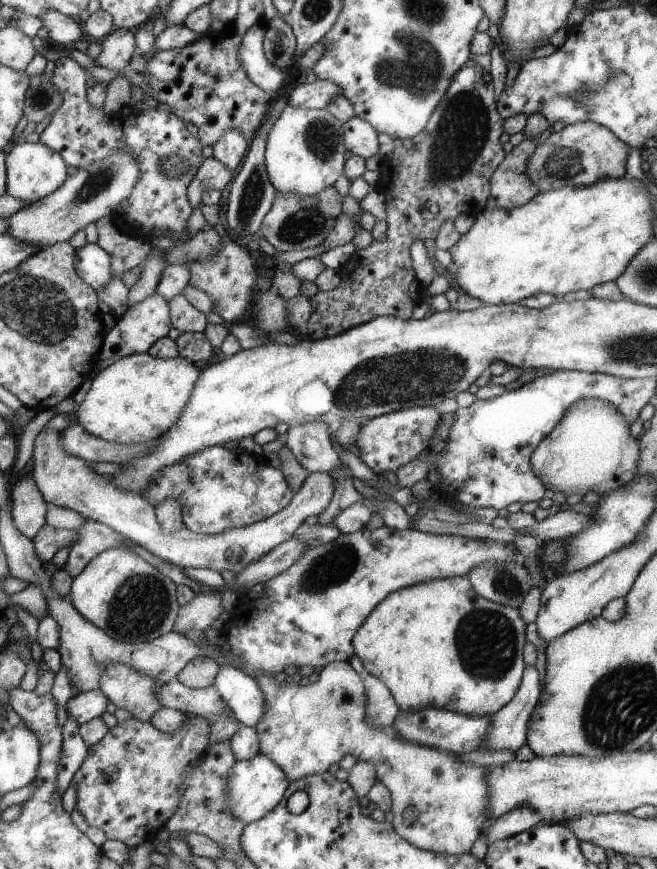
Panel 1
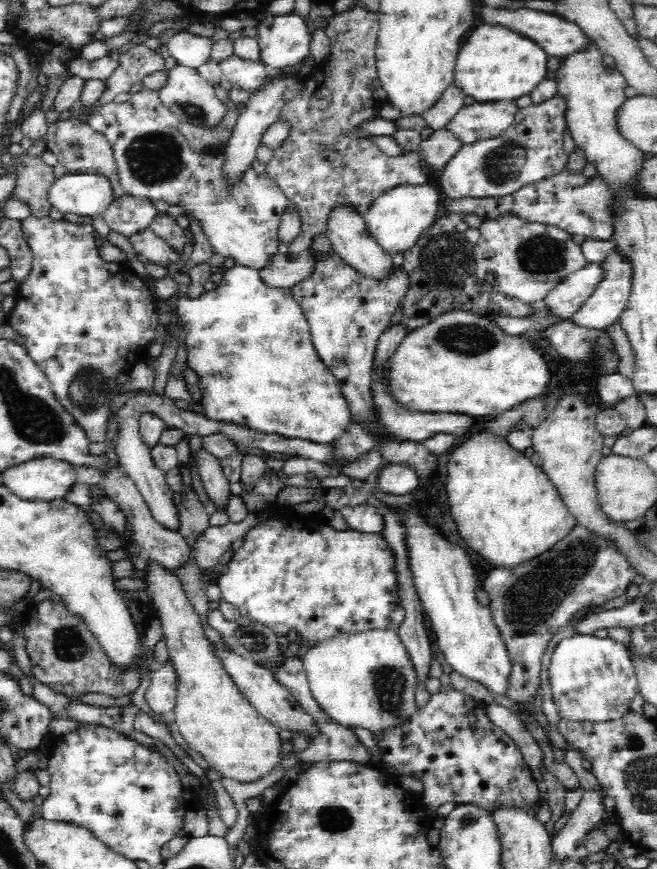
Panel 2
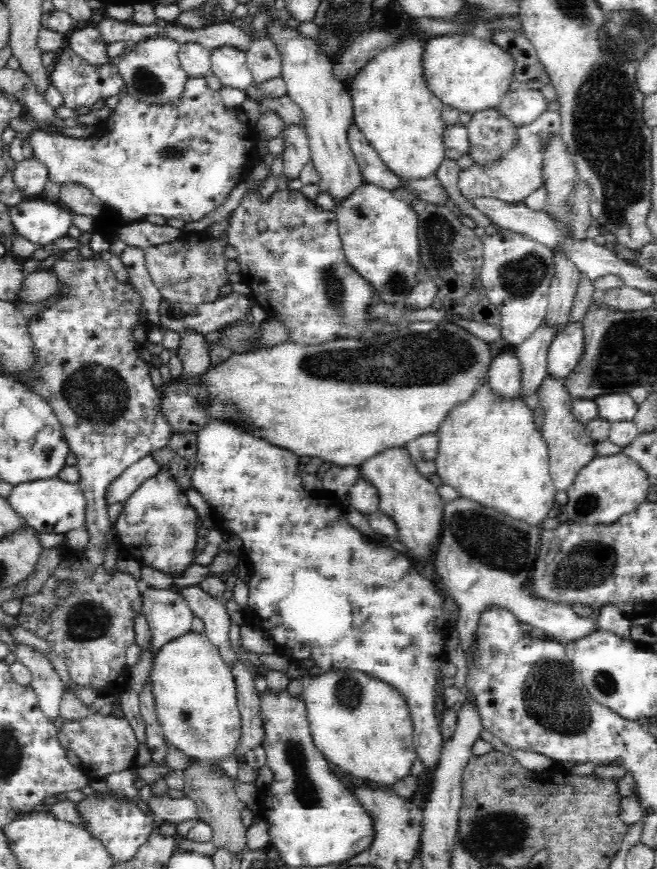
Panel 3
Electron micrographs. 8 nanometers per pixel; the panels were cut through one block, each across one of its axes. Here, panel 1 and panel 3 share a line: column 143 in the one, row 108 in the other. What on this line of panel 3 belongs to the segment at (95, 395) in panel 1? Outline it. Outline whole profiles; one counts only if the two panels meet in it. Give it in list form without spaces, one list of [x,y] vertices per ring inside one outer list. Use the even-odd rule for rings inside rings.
[[[406,36],[400,42],[402,44],[396,46],[388,45],[363,65],[351,82],[350,95],[354,123],[388,170],[400,181],[408,183],[435,176],[440,164],[447,159],[443,142],[446,126],[441,118],[443,104],[430,92],[428,84],[425,83],[424,67],[421,64],[424,42],[420,42],[416,36]]]

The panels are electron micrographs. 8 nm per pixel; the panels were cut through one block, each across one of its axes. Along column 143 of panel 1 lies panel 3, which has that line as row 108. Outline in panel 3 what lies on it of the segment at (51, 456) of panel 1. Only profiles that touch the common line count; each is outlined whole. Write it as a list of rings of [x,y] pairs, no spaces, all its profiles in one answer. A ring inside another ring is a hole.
[[[519,88],[506,93],[497,108],[520,128],[535,122],[541,114],[547,112],[548,102],[542,91]]]

